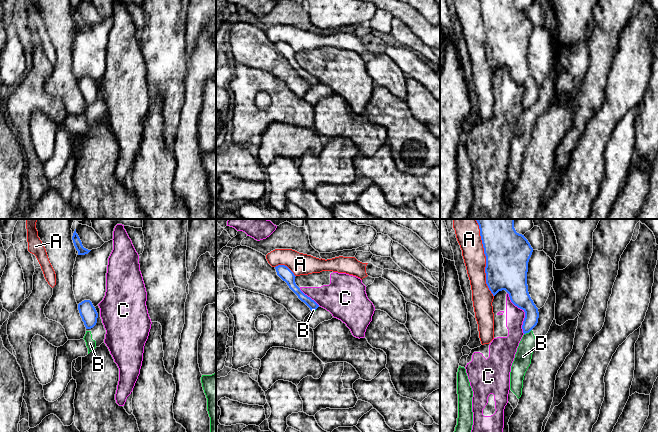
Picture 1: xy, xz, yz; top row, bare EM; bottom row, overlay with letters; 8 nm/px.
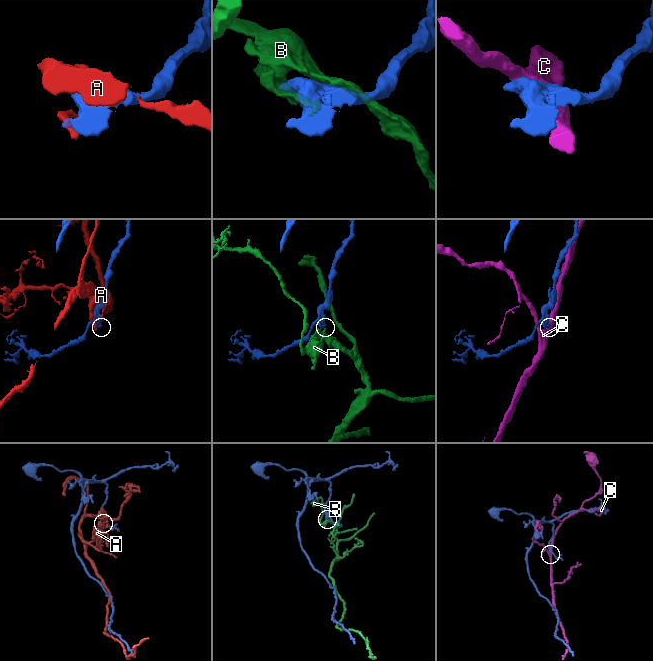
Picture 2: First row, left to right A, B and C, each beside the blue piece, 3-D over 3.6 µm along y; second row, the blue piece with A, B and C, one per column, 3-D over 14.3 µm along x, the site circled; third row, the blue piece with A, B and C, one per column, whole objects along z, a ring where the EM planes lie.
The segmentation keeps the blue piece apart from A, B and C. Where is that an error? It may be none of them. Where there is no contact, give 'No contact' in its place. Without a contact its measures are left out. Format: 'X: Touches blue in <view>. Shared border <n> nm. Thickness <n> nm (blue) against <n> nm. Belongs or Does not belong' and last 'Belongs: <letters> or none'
A: Touches blue in yz. Shared border 600 nm. Thickness 360 nm (blue) against 190 nm. Does not belong
B: Touches blue in yz. Shared border 80 nm. Thickness 120 nm (blue) against 140 nm. Does not belong
C: Touches blue in yz. Shared border 360 nm. Thickness 200 nm (blue) against 150 nm. Does not belong
Belongs: none

